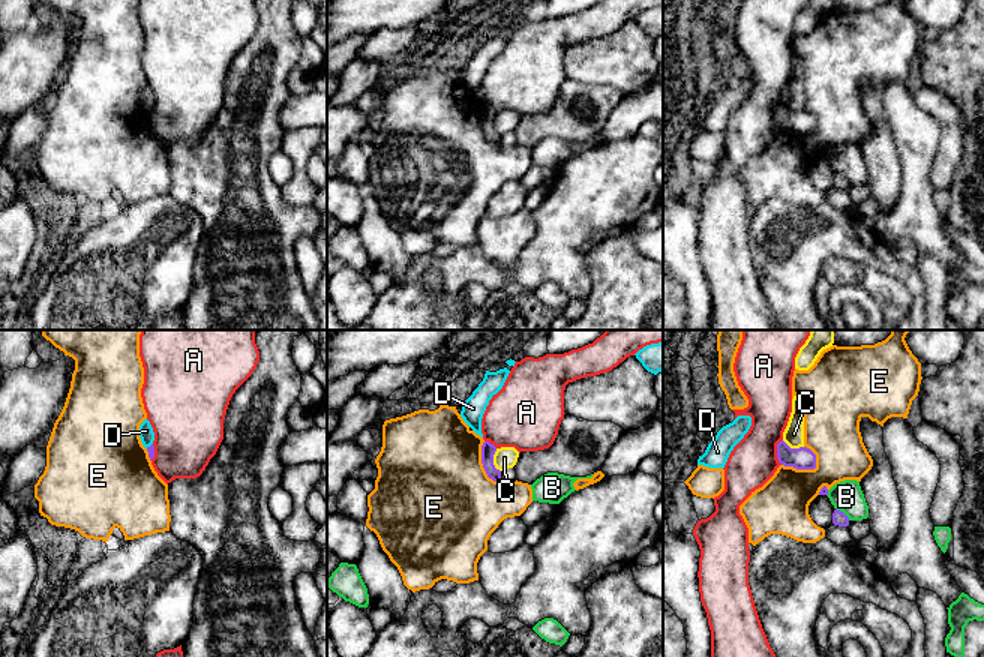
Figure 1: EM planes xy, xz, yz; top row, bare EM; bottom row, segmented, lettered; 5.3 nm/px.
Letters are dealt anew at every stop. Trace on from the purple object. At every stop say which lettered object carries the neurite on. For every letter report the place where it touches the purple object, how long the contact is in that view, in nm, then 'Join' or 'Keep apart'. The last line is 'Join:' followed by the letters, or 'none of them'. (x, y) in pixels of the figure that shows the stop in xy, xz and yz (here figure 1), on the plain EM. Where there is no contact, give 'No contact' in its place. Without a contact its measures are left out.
A: Touches purple at yz (777, 116). Shared border 140 nm. Keep apart
B: Touches purple at yz (843, 177). Shared border 100 nm. Keep apart
C: Touches purple at xz (492, 125). Shared border 130 nm. Keep apart
D: Touches purple at xy (150, 110). Shared border 50 nm. Keep apart
E: Touches purple at yz (804, 132). Shared border 200 nm. Keep apart
Join: none of them

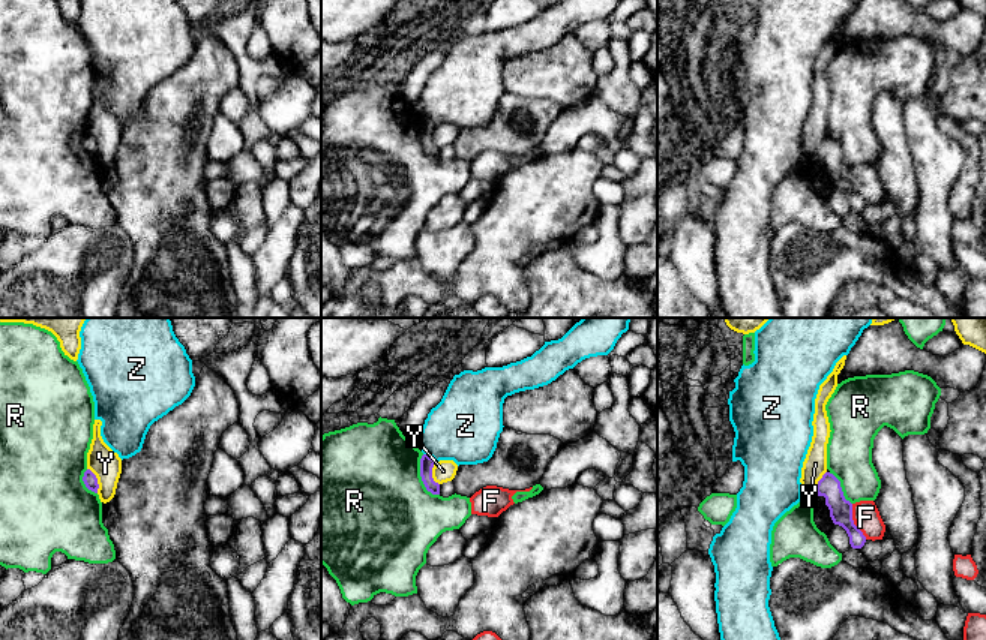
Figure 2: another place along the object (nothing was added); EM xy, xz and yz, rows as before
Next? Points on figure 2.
F: Touches purple at yz (853, 186). Shared border 200 nm. Keep apart
R: Touches purple at xz (422, 143). Shared border 240 nm. Keep apart
Y: Touches purple at xy (96, 144). Shared border 150 nm. Keep apart
Z: Touches purple at xz (428, 120). Shared border 80 nm. Keep apart
Join: none of them

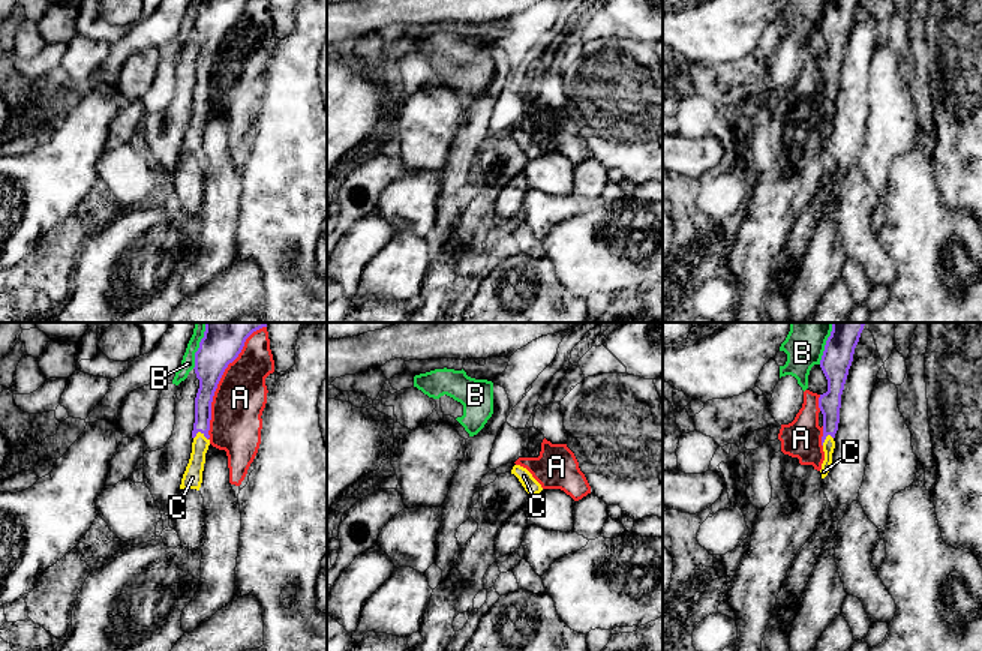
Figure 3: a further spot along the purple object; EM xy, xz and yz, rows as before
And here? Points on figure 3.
A: Touches purple at xy (216, 51). Shared border 600 nm. Keep apart
B: Touches purple at xy (195, 17). Shared border 190 nm. Keep apart
C: Touches purple at xy (201, 96). Shared border 80 nm. Join
Join: C

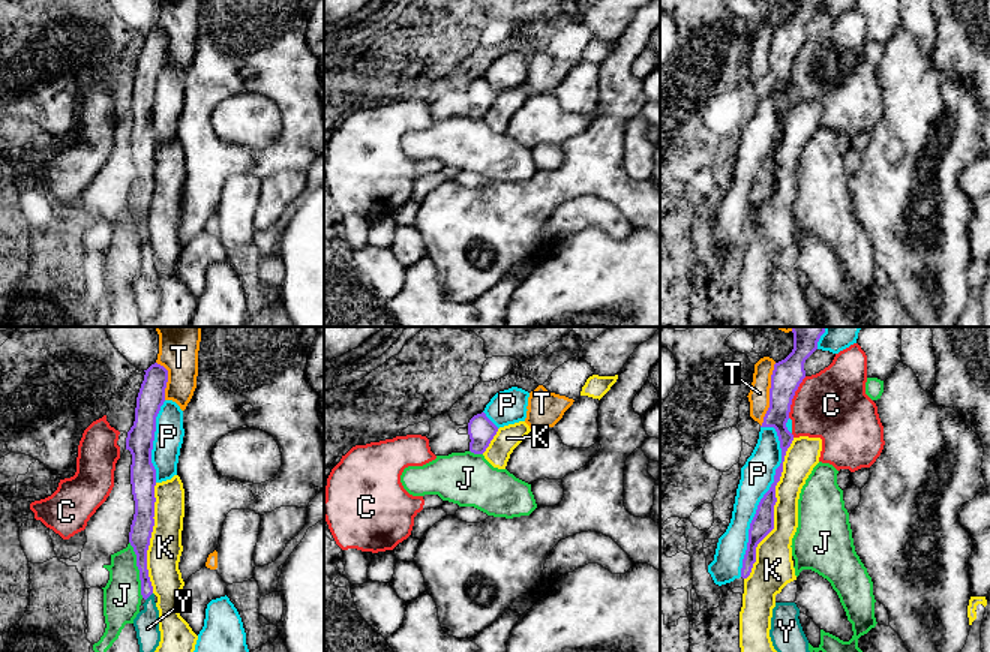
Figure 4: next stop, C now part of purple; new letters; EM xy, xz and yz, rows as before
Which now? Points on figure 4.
C: Touches purple at yz (792, 62). Shared border 240 nm. Keep apart
J: Touches purple at xy (138, 233). Shared border 320 nm. Keep apart
K: Touches purple at yz (773, 173). Shared border 800 nm. Keep apart
P: Touches purple at yz (761, 165). Shared border 850 nm. Keep apart
T: Touches purple at yz (770, 59). Shared border 360 nm. Keep apart
Y: Touches purple at xy (149, 260). Shared border 60 nm. Join
Join: Y

